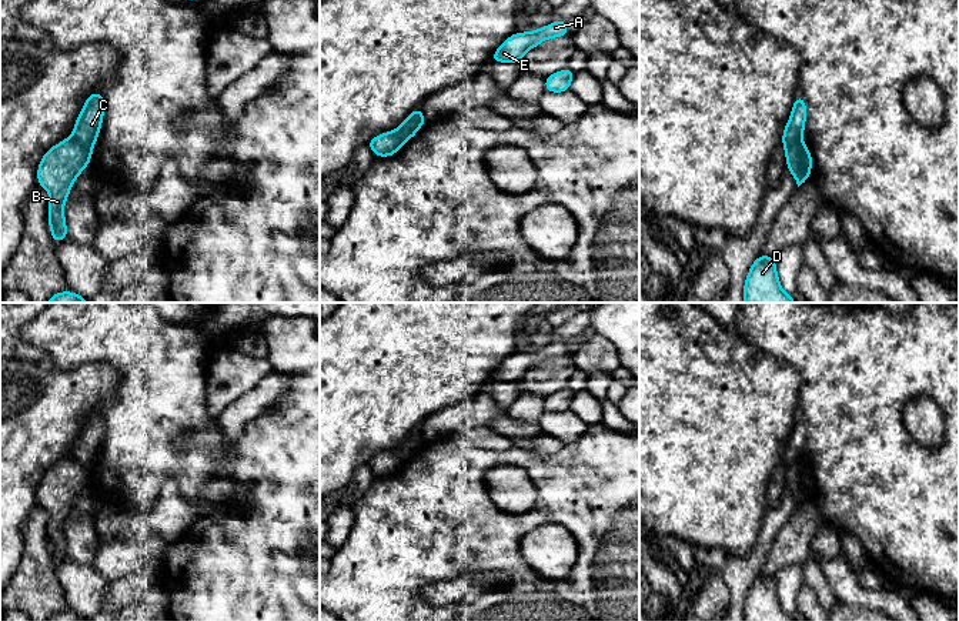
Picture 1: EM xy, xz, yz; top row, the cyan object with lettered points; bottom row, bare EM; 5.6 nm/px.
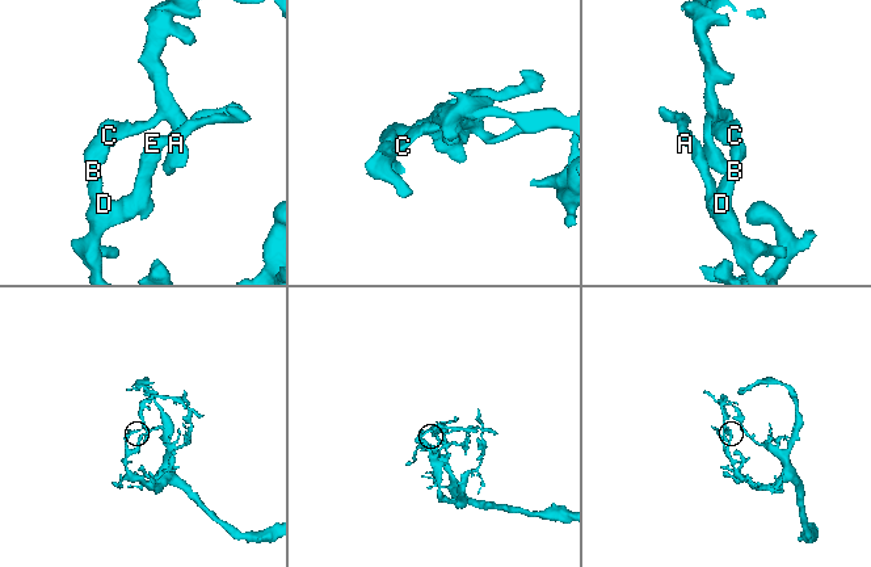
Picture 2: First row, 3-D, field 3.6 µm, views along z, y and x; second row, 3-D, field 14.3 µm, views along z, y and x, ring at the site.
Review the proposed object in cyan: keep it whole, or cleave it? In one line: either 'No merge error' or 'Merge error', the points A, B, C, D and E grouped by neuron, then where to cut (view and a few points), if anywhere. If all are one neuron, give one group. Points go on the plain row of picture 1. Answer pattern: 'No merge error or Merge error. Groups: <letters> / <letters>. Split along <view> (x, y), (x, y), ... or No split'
Merge error. Groups: A B D E / C. Split along xy (73, 456), (90, 471)

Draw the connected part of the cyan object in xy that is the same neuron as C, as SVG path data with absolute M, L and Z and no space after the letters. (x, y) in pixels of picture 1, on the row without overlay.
M97 410L91 413L73 447L73 457L87 470L93 471L100 454L106 428L104 415Z

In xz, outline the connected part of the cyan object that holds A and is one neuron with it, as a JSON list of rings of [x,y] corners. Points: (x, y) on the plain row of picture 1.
[[[557,338],[548,345],[528,353],[517,351],[509,355],[502,364],[492,373],[491,381],[497,383],[519,383],[525,373],[539,365],[547,358],[568,357],[568,343]]]

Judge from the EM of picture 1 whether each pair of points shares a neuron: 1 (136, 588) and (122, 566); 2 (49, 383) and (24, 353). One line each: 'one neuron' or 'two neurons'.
1: two neurons
2: two neurons

